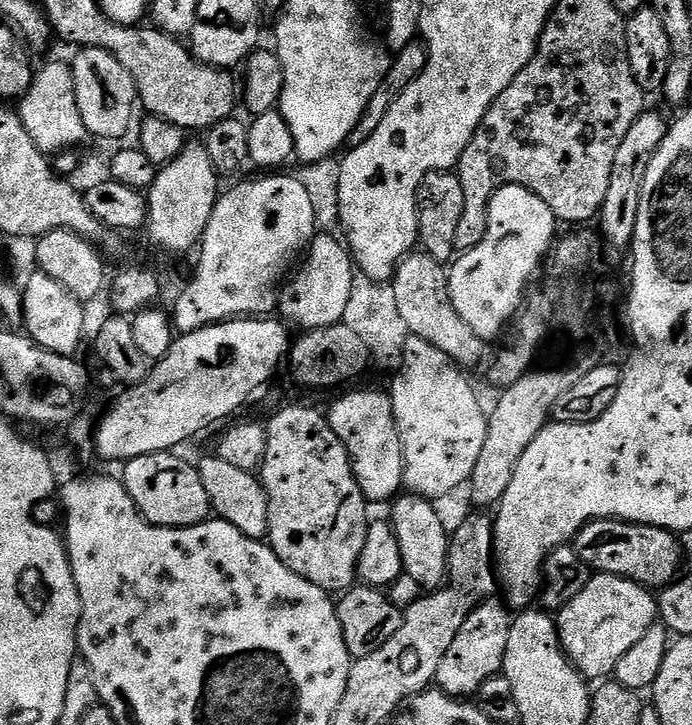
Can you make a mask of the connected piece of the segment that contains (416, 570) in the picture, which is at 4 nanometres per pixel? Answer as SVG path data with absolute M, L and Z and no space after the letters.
M400 494L391 505L393 508L390 523L396 533L403 575L414 581L422 590L442 588L448 578L450 534L443 529L432 503L433 501L425 500L422 496Z

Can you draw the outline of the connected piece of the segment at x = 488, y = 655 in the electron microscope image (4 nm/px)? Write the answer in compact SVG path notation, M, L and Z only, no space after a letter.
M489 598L478 605L466 622L462 622L462 630L454 634L454 642L450 642L446 654L442 654L435 687L448 696L472 698L487 679L501 675L504 671L509 623L510 609L503 599Z

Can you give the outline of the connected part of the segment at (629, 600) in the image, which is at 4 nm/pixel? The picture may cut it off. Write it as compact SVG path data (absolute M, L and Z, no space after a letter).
M596 574L565 608L559 609L560 647L585 680L600 682L615 673L622 654L657 620L658 600L649 589L621 576Z

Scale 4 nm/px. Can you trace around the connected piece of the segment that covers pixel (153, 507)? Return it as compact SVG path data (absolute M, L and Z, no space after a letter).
M175 451L146 454L123 465L122 479L136 508L159 528L189 528L209 519L212 503L202 486L199 467L187 464Z

